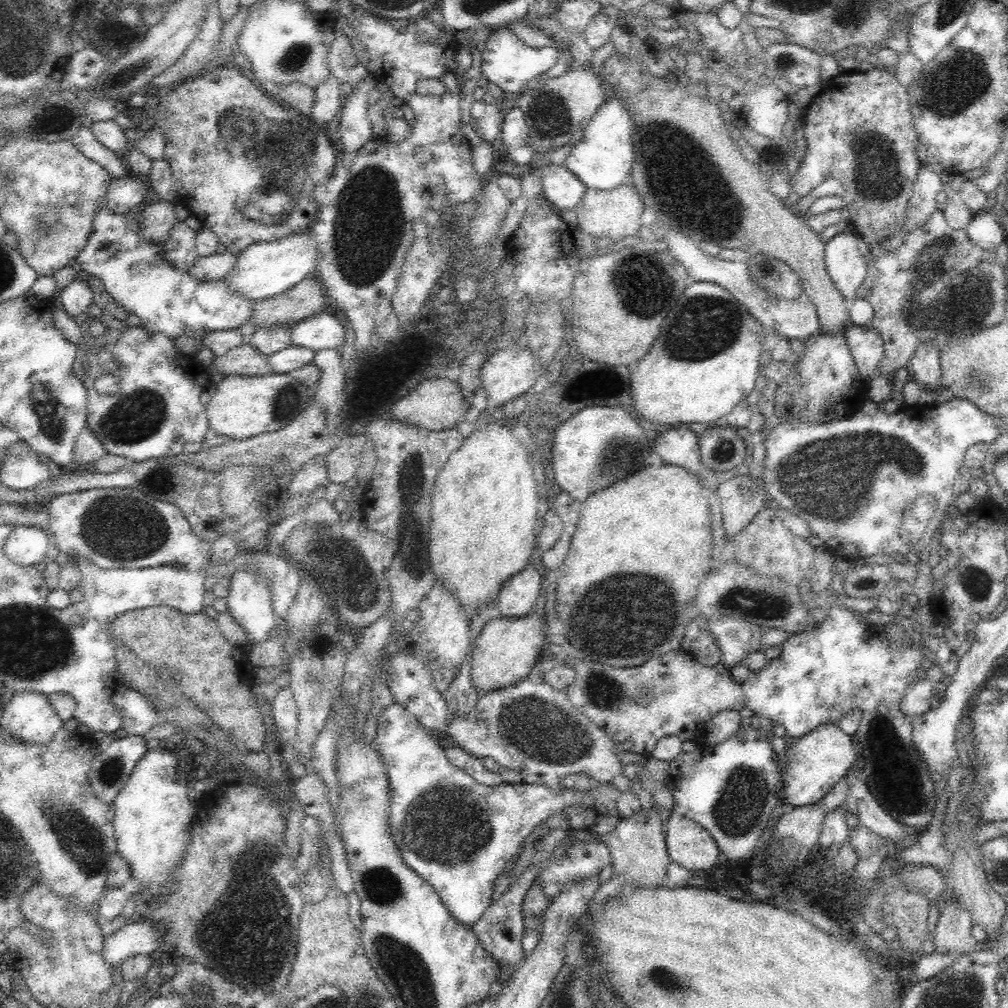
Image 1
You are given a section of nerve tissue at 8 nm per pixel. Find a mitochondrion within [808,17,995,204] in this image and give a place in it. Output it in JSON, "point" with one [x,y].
{"point":[954,88]}

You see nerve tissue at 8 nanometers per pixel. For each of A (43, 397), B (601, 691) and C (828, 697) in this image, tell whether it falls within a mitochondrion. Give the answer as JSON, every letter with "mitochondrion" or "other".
{"A":"mitochondrion","B":"mitochondrion","C":"other"}

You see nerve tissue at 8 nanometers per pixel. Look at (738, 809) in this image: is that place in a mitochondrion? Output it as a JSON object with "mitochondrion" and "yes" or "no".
{"mitochondrion":"yes"}

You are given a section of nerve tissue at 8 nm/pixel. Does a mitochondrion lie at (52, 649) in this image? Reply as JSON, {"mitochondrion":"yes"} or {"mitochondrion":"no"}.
{"mitochondrion":"yes"}

